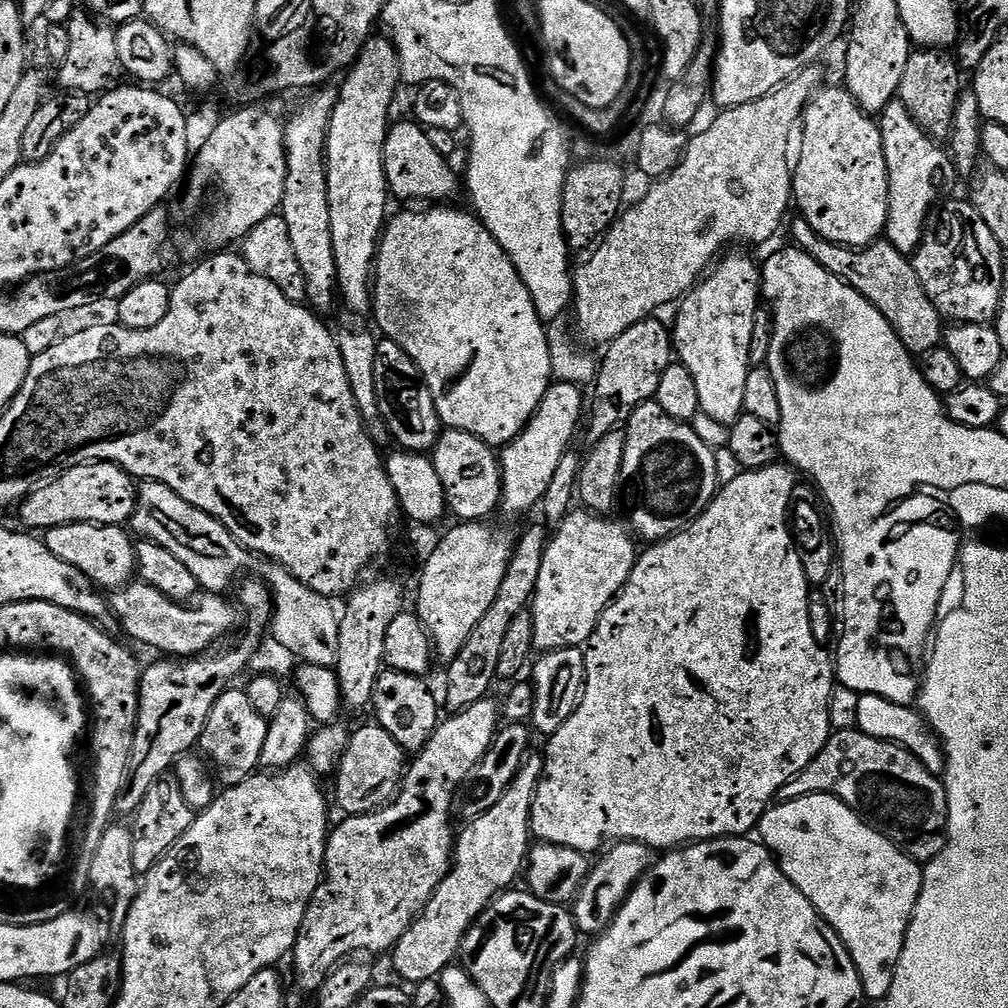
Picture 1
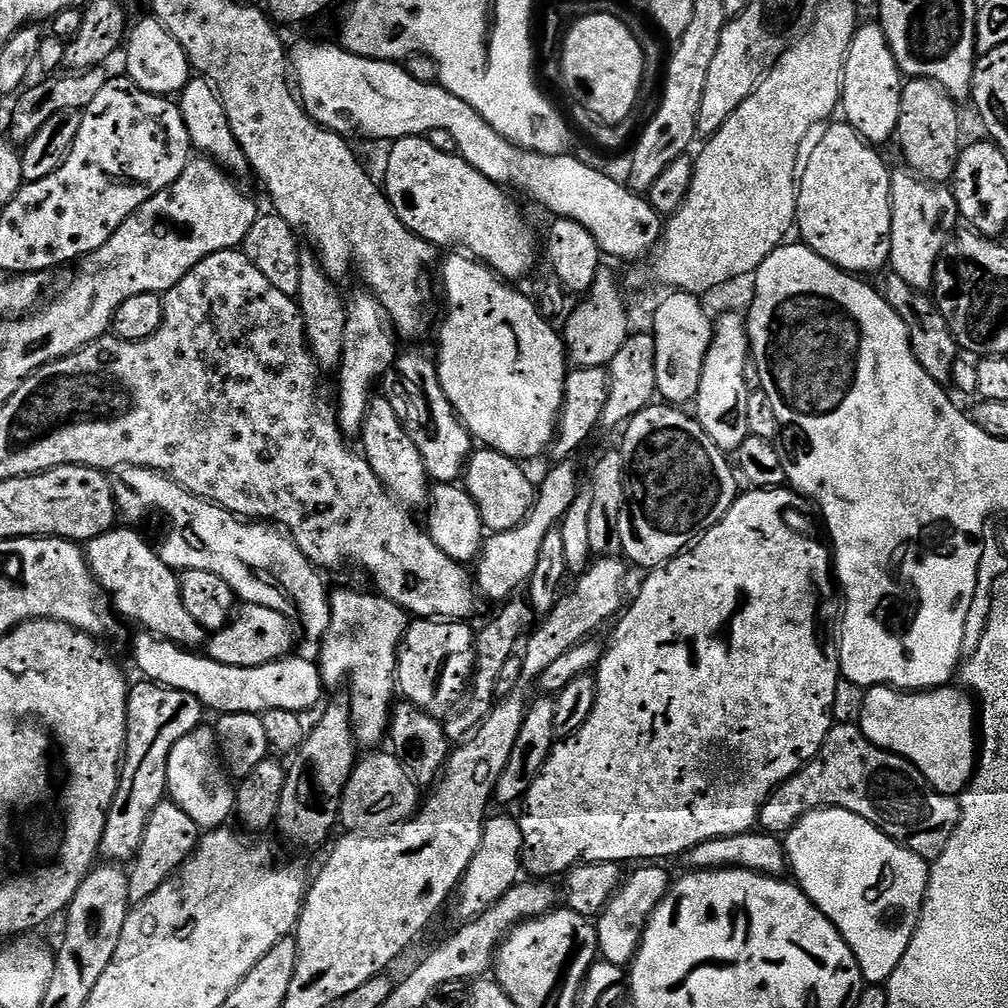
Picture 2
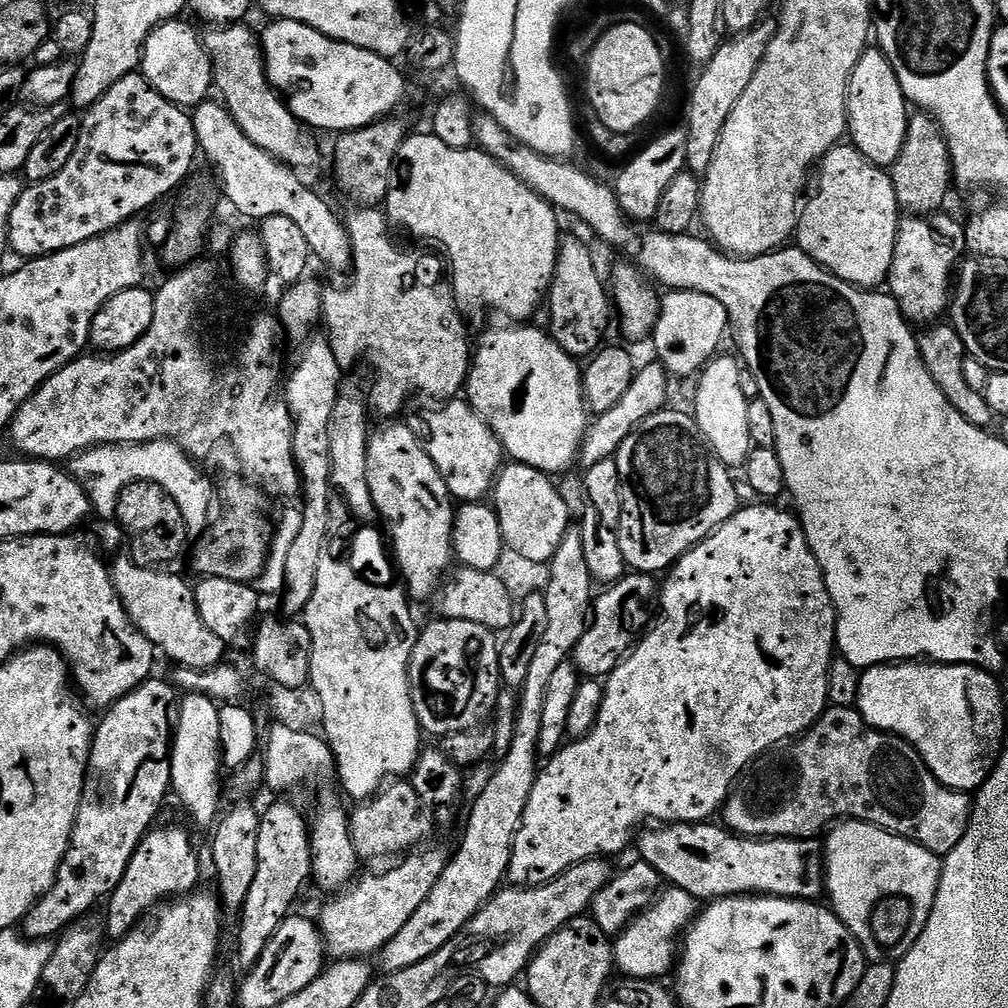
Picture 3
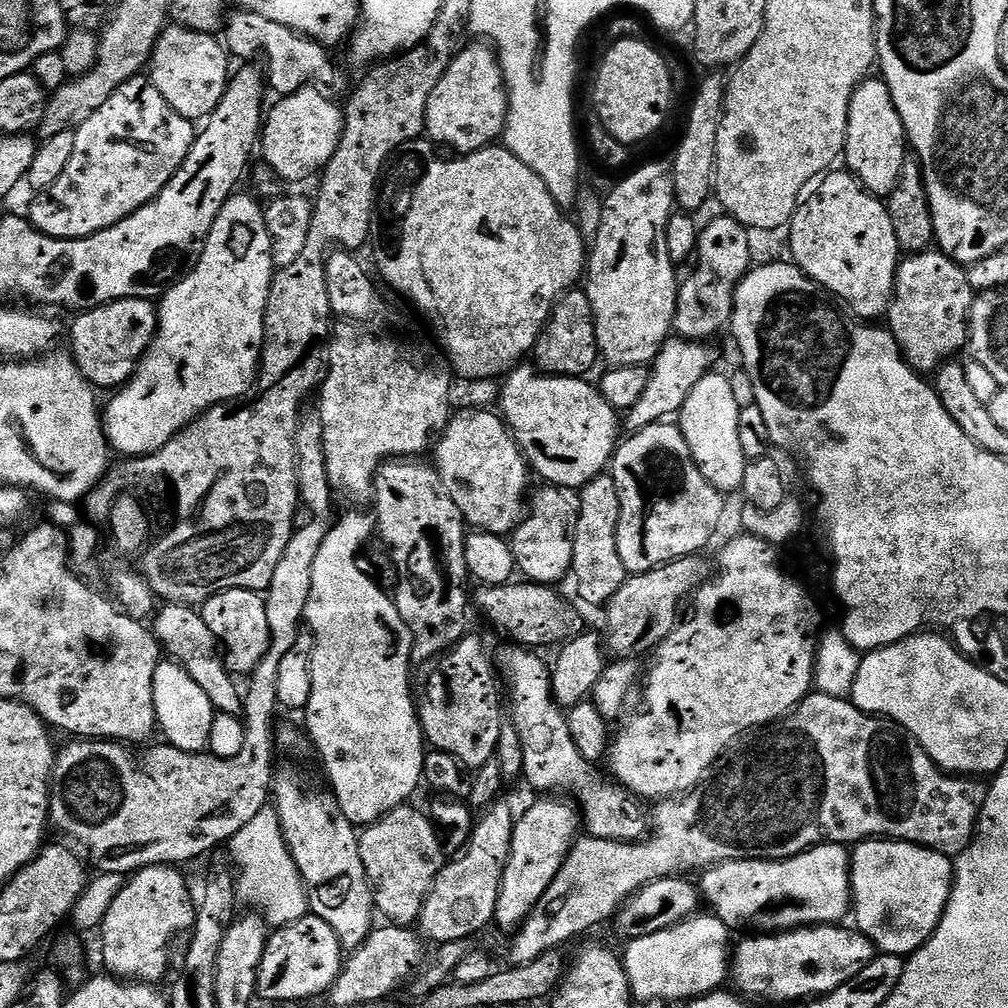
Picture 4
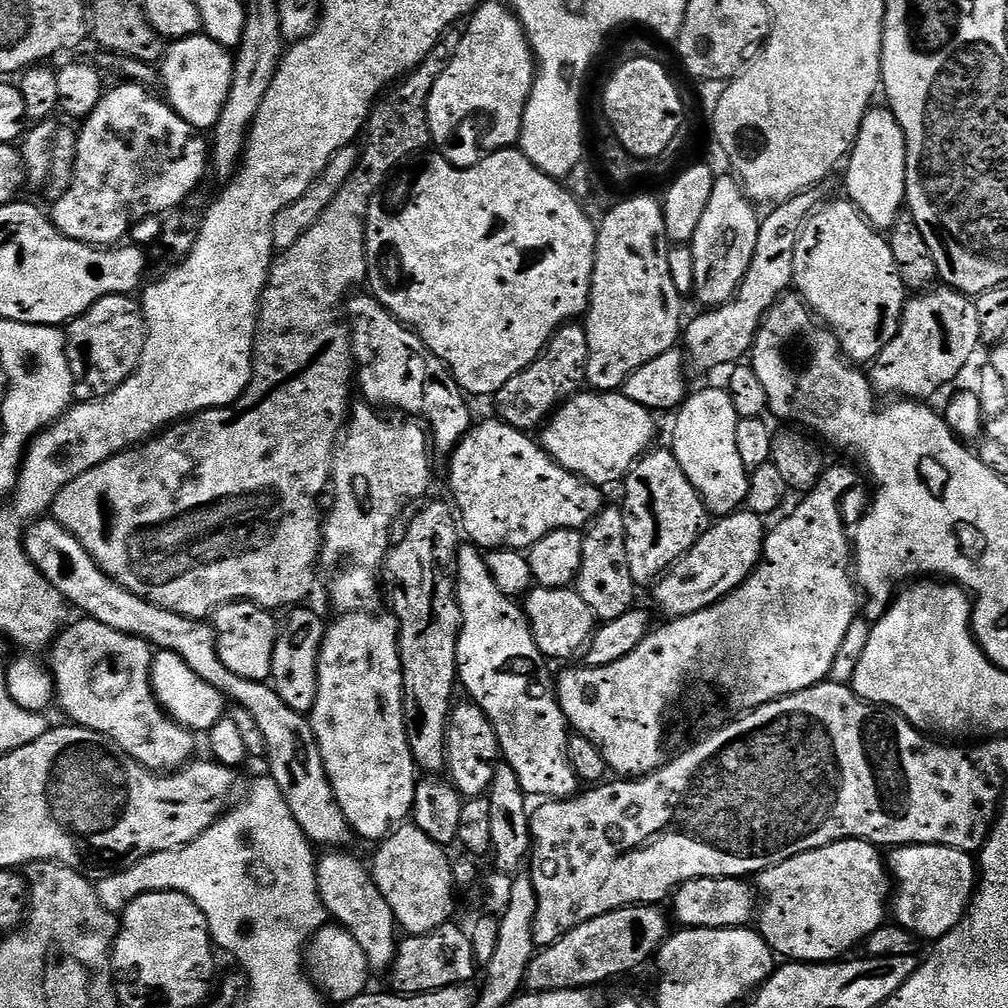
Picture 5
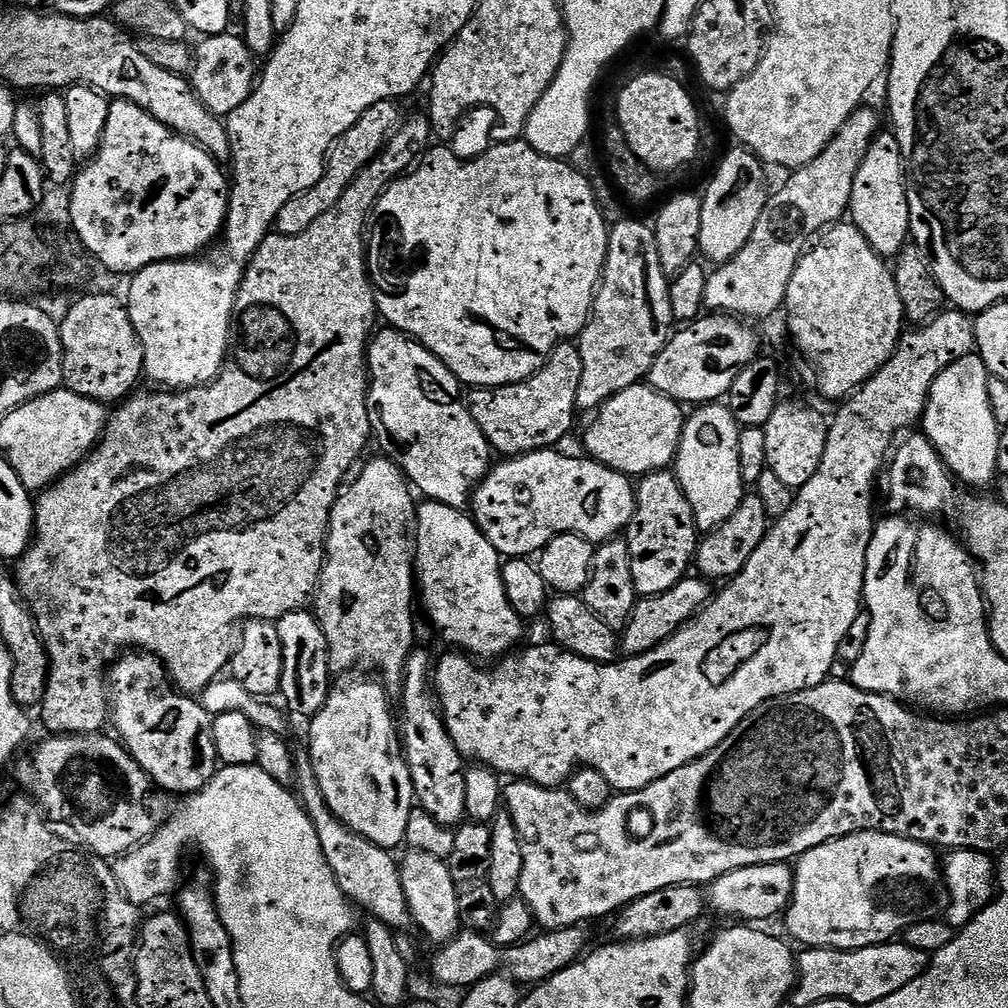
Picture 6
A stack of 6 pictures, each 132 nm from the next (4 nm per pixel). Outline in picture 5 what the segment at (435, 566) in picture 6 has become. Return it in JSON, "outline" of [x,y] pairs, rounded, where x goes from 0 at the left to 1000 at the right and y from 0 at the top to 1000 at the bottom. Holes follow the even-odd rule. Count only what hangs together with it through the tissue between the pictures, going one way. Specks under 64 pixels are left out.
{"outline":[[[471,542],[457,543],[452,550],[452,592],[456,597],[458,605],[458,623],[456,624],[456,636],[454,637],[454,657],[452,658],[452,669],[458,683],[465,687],[467,695],[481,706],[481,710],[485,716],[492,722],[493,736],[496,737],[496,748],[499,757],[507,759],[510,768],[514,768],[514,776],[518,776],[518,784],[526,792],[539,792],[540,794],[562,794],[565,790],[570,790],[576,785],[576,771],[571,765],[571,760],[567,756],[567,748],[563,744],[563,732],[565,729],[565,719],[562,708],[558,704],[554,693],[554,679],[550,674],[550,667],[546,662],[545,656],[534,645],[534,641],[530,637],[530,629],[528,628],[528,620],[524,618],[524,612],[520,610],[520,604],[509,592],[503,591],[498,585],[494,585],[494,581],[490,577],[490,573],[484,564],[484,557],[481,549]]]}

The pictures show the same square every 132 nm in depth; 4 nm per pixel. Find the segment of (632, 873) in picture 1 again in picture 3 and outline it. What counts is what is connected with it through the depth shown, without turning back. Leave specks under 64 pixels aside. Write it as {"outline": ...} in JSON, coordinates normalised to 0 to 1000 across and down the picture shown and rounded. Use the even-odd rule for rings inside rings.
{"outline":[[[660,880],[647,894],[647,898],[636,905],[626,917],[609,933],[609,956],[631,974],[647,974],[668,963],[673,948],[673,934],[683,918],[692,908],[692,894],[681,883]]]}

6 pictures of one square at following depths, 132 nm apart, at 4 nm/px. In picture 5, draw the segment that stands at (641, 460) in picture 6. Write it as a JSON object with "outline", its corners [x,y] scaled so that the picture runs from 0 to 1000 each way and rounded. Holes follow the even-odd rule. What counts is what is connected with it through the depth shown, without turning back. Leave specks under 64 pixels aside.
{"outline":[[[579,387],[561,397],[543,418],[539,426],[541,429],[538,443],[563,468],[568,468],[570,472],[575,472],[585,480],[599,482],[602,476],[615,478],[627,467],[628,460],[644,447],[643,439],[651,429],[651,421],[647,418],[647,413],[648,410],[644,406],[638,405],[636,401],[620,393],[618,388]]]}

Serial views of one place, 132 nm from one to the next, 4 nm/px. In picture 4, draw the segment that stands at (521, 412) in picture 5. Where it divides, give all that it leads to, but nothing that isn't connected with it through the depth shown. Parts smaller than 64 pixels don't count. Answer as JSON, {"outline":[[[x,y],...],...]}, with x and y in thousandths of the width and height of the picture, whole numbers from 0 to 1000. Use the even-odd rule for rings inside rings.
{"outline":[[[564,288],[548,304],[548,310],[530,346],[531,364],[541,371],[550,373],[582,374],[583,368],[593,358],[593,335],[591,334],[591,316],[587,311],[587,301],[582,289]]]}

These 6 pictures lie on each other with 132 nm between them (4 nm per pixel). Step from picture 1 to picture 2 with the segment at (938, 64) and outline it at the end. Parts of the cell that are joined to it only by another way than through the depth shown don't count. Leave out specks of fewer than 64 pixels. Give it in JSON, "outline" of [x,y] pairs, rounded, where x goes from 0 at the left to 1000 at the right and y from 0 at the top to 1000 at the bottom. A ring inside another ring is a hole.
{"outline":[[[902,78],[893,89],[891,125],[887,136],[893,142],[896,162],[915,179],[939,184],[950,165],[952,139],[952,111],[949,100],[926,79]]]}

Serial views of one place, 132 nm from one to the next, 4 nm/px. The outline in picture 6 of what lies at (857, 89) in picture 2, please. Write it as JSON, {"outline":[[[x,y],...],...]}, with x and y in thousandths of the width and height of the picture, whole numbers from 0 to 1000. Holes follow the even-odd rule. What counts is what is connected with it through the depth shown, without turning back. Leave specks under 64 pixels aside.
{"outline":[[[870,134],[855,165],[851,165],[847,188],[843,192],[843,218],[872,254],[888,256],[897,249],[903,238],[901,185],[897,174],[897,158],[889,136],[877,134]]]}

